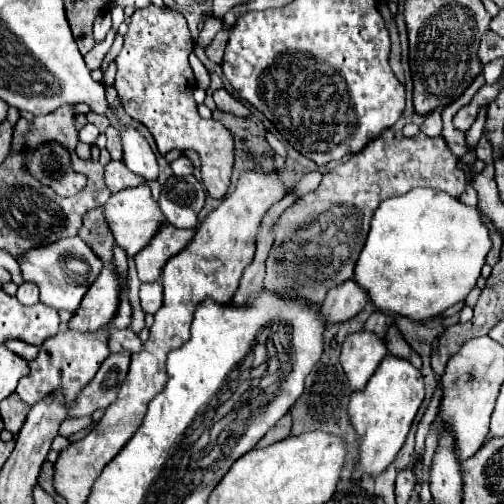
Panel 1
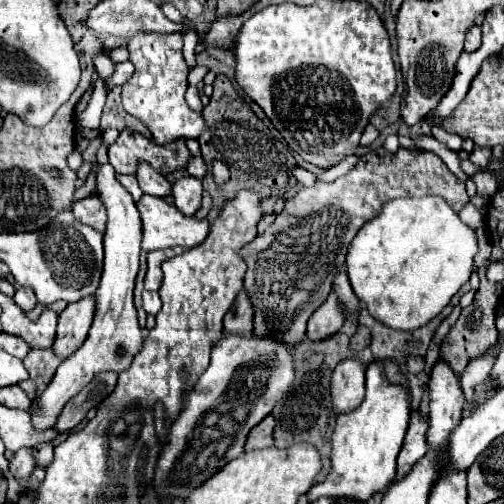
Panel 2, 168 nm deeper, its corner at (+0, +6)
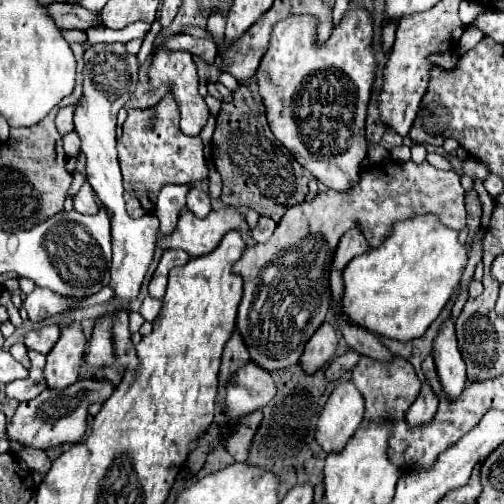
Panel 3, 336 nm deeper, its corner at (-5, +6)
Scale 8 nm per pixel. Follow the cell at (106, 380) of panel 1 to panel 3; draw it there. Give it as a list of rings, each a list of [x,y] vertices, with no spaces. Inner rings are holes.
[[[77,381],[63,391],[45,389],[39,397],[31,401],[21,401],[11,423],[7,425],[9,441],[17,441],[23,447],[35,449],[49,449],[63,443],[77,443],[81,441],[87,429],[87,407],[91,403],[103,403],[113,393],[113,385],[107,381]]]

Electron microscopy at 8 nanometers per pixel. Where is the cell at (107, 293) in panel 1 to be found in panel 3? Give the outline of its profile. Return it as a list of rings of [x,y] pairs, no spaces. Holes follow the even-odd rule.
[[[71,323],[61,329],[61,337],[47,355],[43,371],[49,389],[65,389],[77,381],[85,343],[87,341],[79,323]]]

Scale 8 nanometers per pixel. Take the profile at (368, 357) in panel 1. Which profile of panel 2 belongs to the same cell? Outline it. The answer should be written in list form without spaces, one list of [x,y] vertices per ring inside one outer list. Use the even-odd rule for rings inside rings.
[[[346,357],[338,363],[332,375],[332,399],[336,413],[350,411],[362,403],[366,365],[356,357]]]

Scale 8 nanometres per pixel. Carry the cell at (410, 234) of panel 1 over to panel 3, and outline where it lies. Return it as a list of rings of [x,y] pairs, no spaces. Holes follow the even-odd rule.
[[[435,215],[401,221],[381,247],[355,257],[343,269],[343,301],[339,301],[339,311],[347,321],[375,335],[411,341],[427,331],[455,293],[465,263],[467,249],[459,243],[457,231],[439,223]]]

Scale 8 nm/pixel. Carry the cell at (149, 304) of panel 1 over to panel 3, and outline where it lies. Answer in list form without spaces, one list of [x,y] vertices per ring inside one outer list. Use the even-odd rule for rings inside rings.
[[[145,297],[143,305],[141,305],[141,309],[139,309],[139,313],[143,315],[145,321],[155,321],[157,315],[159,315],[159,311],[161,311],[161,301],[157,301],[157,299],[153,299],[153,297]]]

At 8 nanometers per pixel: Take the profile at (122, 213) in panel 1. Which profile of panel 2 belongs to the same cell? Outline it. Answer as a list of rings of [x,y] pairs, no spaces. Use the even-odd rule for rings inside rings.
[[[144,193],[140,197],[140,201],[136,201],[136,207],[138,207],[138,213],[142,217],[142,233],[144,233],[142,235],[142,249],[144,251],[166,249],[166,247],[176,247],[176,245],[180,245],[184,249],[190,249],[194,245],[200,245],[208,235],[210,223],[206,219],[198,221],[194,217],[186,217],[174,205],[166,203],[160,197],[150,197],[148,193]]]

